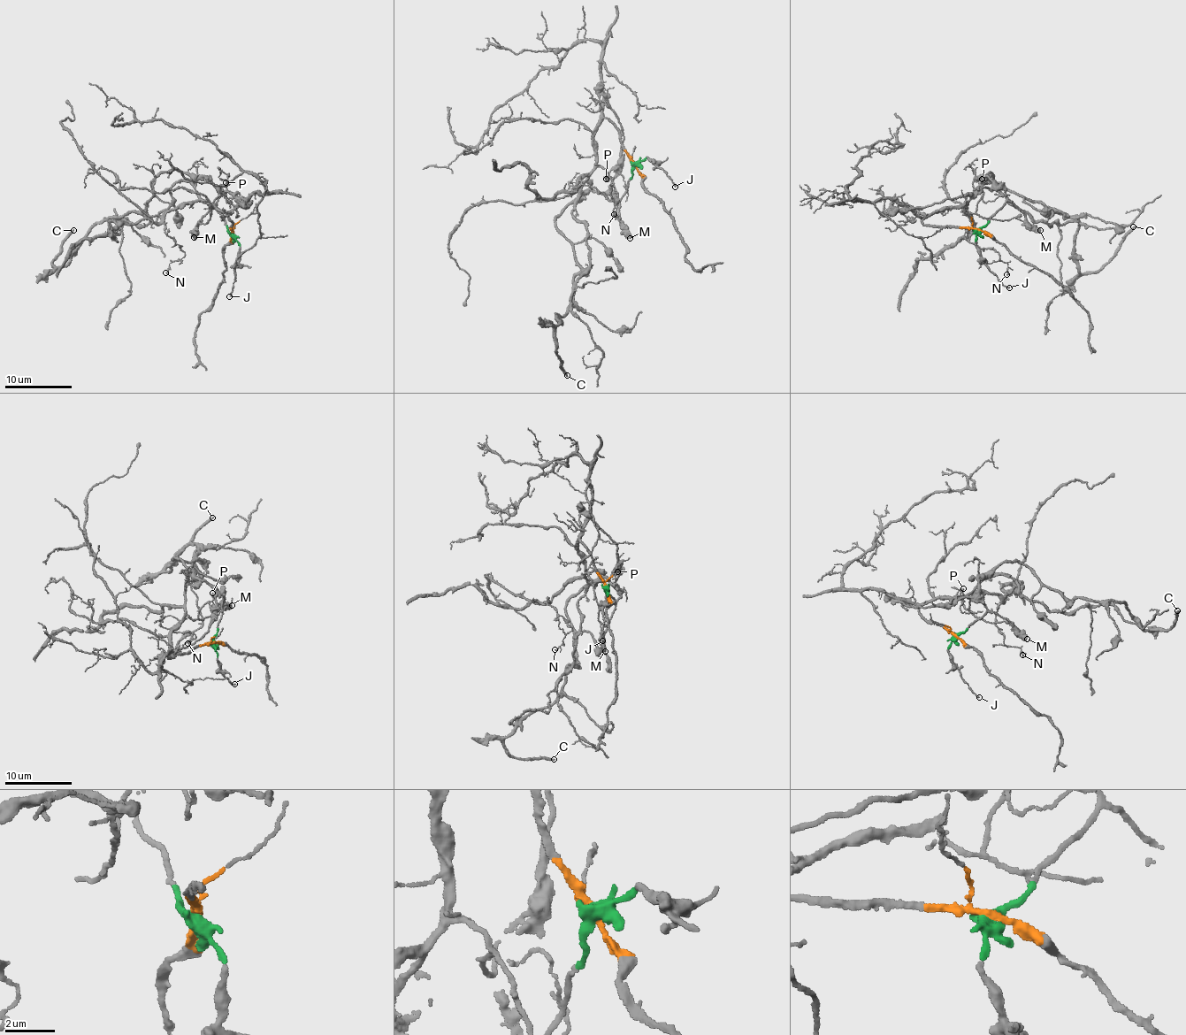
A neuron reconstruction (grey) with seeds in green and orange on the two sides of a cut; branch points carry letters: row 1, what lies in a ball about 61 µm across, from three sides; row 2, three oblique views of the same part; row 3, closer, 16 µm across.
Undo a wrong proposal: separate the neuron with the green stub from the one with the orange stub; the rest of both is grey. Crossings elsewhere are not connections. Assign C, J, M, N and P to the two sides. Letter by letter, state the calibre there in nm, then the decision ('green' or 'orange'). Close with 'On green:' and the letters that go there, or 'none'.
C: 240 nm thick; green
J: 150 nm thick; green
M: 480 nm thick; green
N: 90 nm thick; orange
P: 150 nm thick; orange
On green: C, J, M

